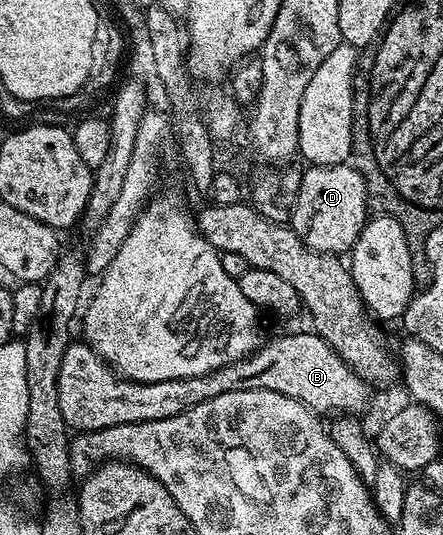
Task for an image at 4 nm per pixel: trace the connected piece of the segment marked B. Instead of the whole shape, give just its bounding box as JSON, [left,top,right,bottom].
[58,331,371,433]

